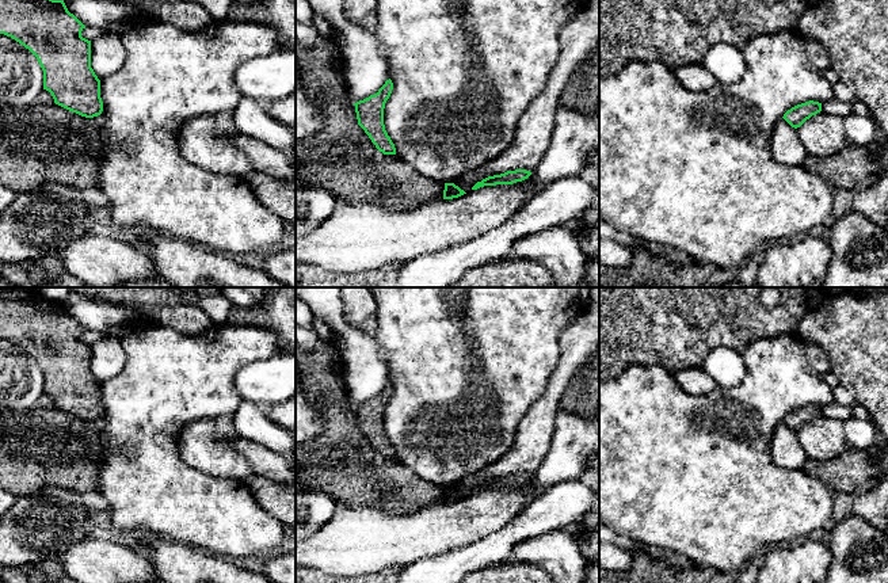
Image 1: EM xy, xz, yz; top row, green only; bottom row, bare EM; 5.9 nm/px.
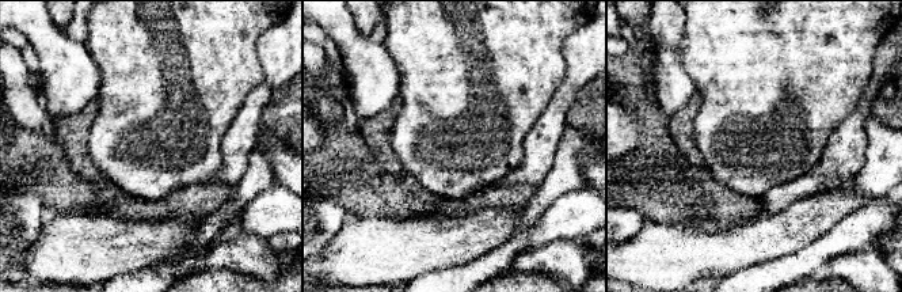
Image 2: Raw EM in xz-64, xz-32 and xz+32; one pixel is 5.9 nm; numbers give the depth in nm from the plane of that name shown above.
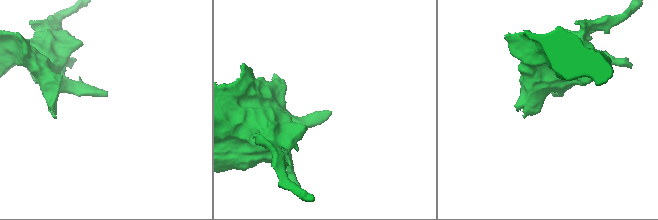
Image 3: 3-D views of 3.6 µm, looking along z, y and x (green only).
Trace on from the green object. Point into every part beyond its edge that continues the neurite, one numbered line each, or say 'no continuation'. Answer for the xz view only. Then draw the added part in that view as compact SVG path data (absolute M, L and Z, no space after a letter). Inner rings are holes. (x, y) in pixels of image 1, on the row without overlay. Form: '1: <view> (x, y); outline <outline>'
no continuation

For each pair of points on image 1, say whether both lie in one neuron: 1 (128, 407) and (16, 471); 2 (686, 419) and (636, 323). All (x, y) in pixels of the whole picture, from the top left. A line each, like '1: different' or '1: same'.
1: different
2: different

